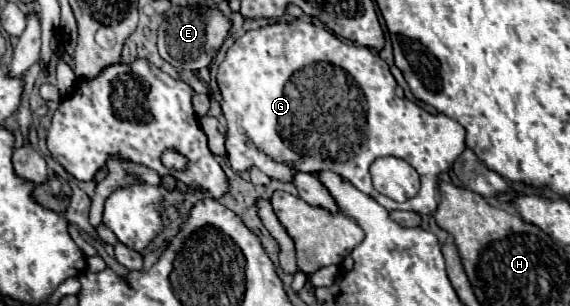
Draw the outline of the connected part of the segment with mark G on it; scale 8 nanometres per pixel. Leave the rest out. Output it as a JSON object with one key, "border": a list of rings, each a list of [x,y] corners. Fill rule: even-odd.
{"border":[[[303,20],[277,22],[259,30],[245,32],[227,50],[227,56],[217,72],[217,84],[223,96],[221,102],[223,116],[227,120],[227,136],[225,136],[227,158],[235,172],[251,170],[255,166],[273,180],[293,182],[293,176],[297,172],[319,174],[331,170],[339,174],[343,180],[347,180],[351,186],[361,190],[363,194],[371,196],[387,210],[413,210],[425,216],[437,210],[435,194],[437,194],[439,174],[451,170],[453,162],[465,150],[465,128],[459,122],[443,114],[433,116],[415,102],[407,98],[399,98],[395,94],[397,82],[383,58],[379,58],[365,46],[345,44],[335,34],[311,22],[303,22]],[[379,156],[397,156],[401,160],[407,160],[419,172],[421,188],[417,196],[399,204],[373,190],[369,166]]]}

